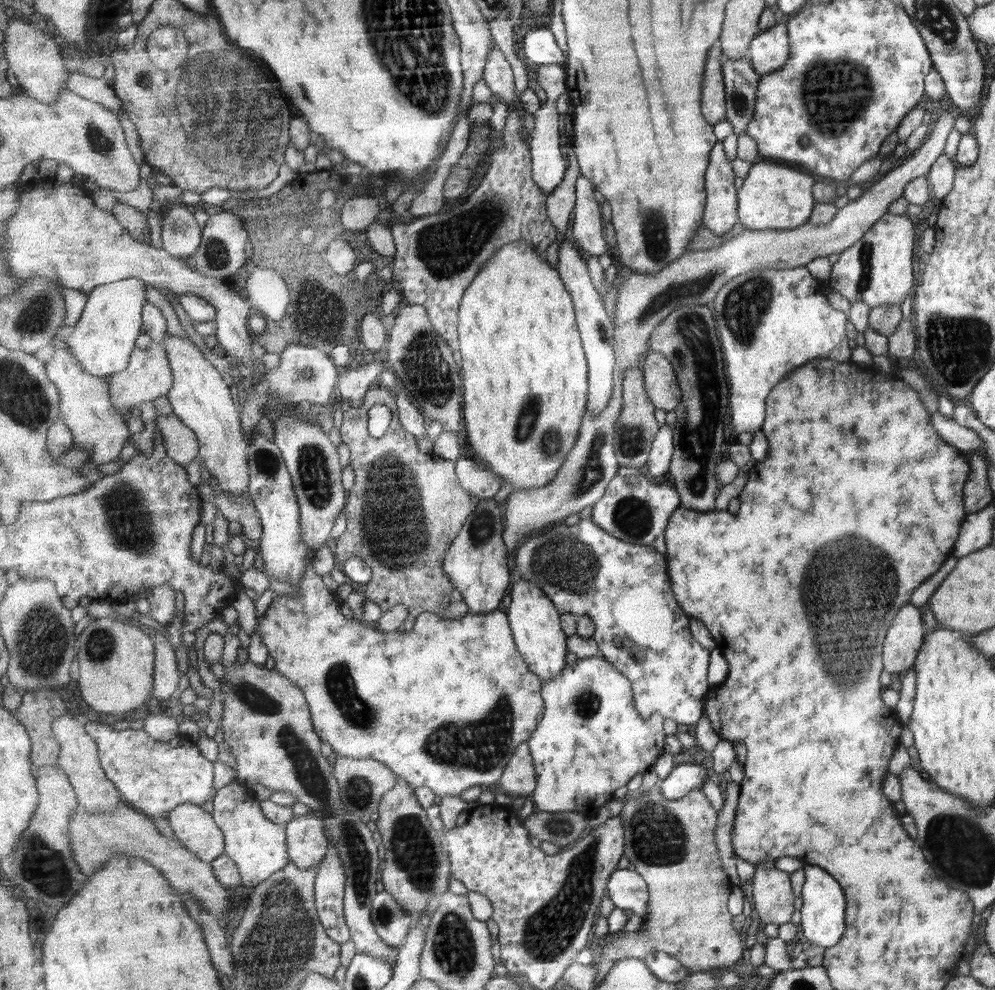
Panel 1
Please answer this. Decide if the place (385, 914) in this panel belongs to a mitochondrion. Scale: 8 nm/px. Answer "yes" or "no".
yes

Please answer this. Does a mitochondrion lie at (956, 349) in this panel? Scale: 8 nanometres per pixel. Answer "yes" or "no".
yes

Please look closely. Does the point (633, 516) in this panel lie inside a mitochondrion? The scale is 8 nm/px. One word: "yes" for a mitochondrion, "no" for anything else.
yes

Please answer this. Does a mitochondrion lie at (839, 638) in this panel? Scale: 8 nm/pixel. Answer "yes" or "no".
yes

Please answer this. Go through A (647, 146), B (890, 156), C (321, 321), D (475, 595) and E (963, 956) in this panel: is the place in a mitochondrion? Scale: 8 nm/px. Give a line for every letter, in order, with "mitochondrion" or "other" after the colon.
A: other
B: other
C: mitochondrion
D: other
E: other

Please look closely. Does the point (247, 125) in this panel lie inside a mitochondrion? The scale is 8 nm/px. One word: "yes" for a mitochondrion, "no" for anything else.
yes

